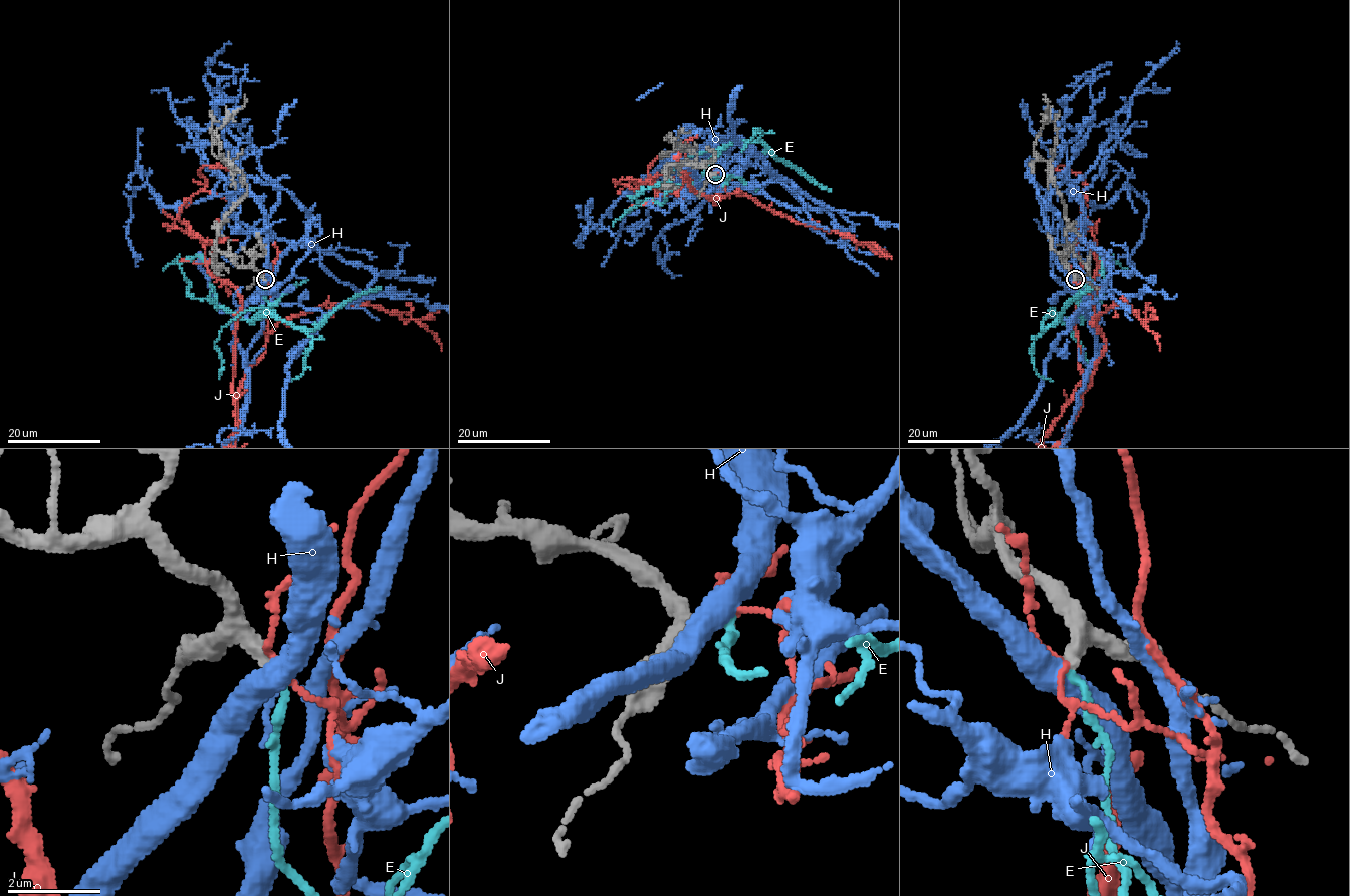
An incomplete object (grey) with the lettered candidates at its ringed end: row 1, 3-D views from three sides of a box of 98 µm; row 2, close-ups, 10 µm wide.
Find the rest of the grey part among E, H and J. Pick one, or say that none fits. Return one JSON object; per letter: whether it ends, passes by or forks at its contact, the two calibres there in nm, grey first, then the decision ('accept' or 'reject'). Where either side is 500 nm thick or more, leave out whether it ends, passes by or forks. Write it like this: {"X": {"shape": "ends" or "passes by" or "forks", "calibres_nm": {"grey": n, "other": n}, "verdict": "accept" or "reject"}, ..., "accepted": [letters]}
{"E": {"shape": "ends", "calibres_nm": {"grey": 320, "other": 150}, "verdict": "reject"}, "H": {"calibres_nm": {"grey": 320, "other": 500}, "verdict": "reject"}, "J": {"shape": "passes by", "calibres_nm": {"grey": 320, "other": 110}, "verdict": "reject"}, "accepted": []}

